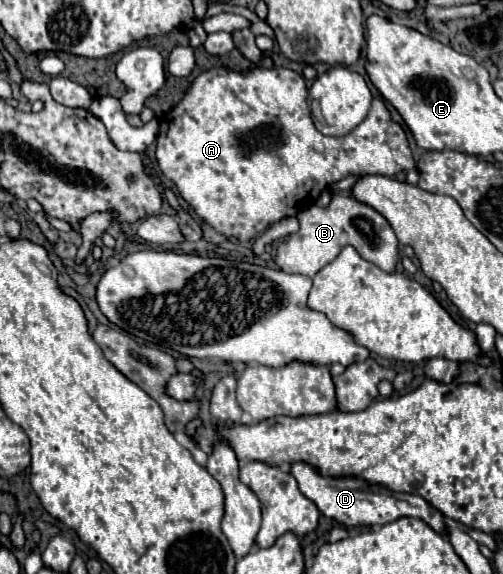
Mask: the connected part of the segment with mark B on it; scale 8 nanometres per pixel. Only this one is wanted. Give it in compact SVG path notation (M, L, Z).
M334 194L328 208L310 206L298 214L298 222L300 230L282 240L276 250L276 262L284 272L304 274L312 278L318 270L332 262L346 244L354 246L364 260L376 264L386 272L394 272L394 266L398 262L398 238L394 230L384 216L380 216L374 208L354 200L352 196Z

